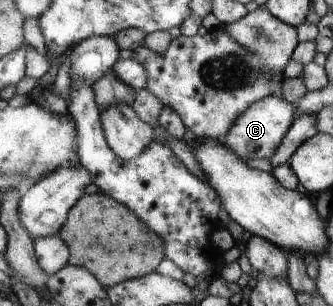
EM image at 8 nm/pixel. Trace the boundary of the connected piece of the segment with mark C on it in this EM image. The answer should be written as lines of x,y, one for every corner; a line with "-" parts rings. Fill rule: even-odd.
279,95
266,96
262,100
252,102
242,114
238,114
230,130
218,140
246,161
255,158
268,159
278,150
278,146
282,146
282,138
289,132
296,116
297,111
294,110
294,104

